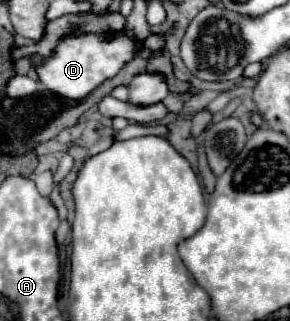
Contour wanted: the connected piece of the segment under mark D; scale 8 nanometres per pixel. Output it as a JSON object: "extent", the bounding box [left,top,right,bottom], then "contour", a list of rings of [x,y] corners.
{"extent":[36,32,136,100],"contour":[[[68,32],[60,38],[58,46],[50,52],[50,56],[36,64],[36,74],[40,82],[50,90],[70,100],[82,100],[104,80],[116,76],[124,64],[128,64],[136,56],[136,42],[126,32],[116,32],[108,38],[96,34],[74,34]]]}

